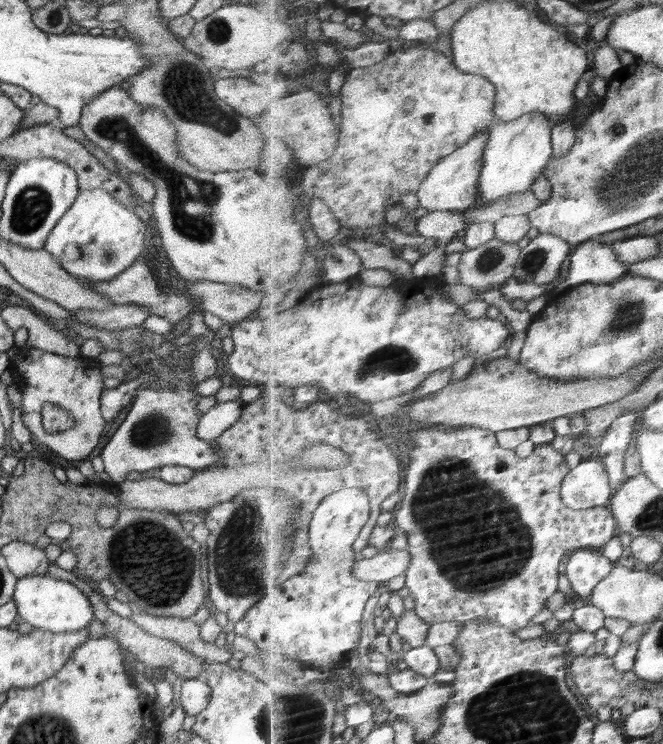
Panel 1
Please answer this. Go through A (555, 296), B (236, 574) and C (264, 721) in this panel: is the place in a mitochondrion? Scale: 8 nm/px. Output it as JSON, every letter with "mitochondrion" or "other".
{"A":"other","B":"mitochondrion","C":"mitochondrion"}

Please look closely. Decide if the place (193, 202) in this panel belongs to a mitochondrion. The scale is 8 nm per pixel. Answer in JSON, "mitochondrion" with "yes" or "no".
{"mitochondrion":"yes"}

